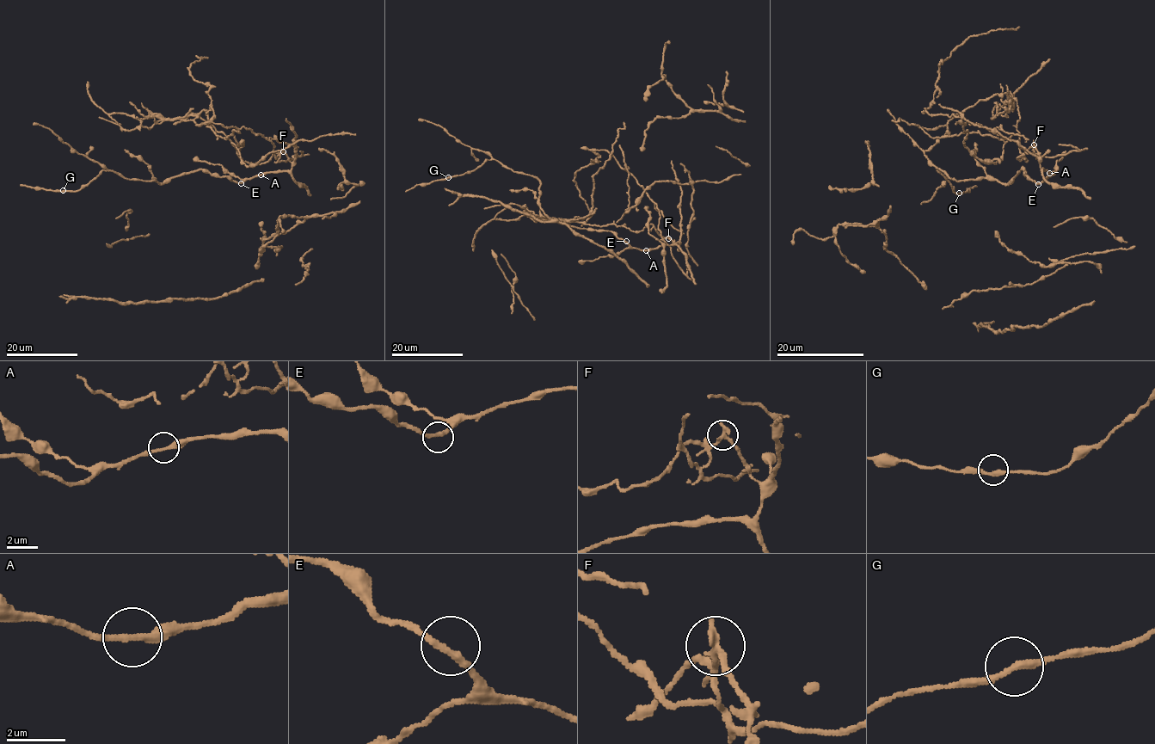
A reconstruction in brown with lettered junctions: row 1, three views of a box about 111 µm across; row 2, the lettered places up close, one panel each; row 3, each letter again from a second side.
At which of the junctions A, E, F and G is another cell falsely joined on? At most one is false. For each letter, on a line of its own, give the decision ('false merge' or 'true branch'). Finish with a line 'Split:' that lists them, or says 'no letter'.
A: true branch
E: true branch
F: false merge
G: true branch
Split: F

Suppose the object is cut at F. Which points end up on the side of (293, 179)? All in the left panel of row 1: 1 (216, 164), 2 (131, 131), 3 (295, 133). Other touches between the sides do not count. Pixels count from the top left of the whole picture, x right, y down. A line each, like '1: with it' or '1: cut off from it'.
1: with it
2: cut off from it
3: with it

